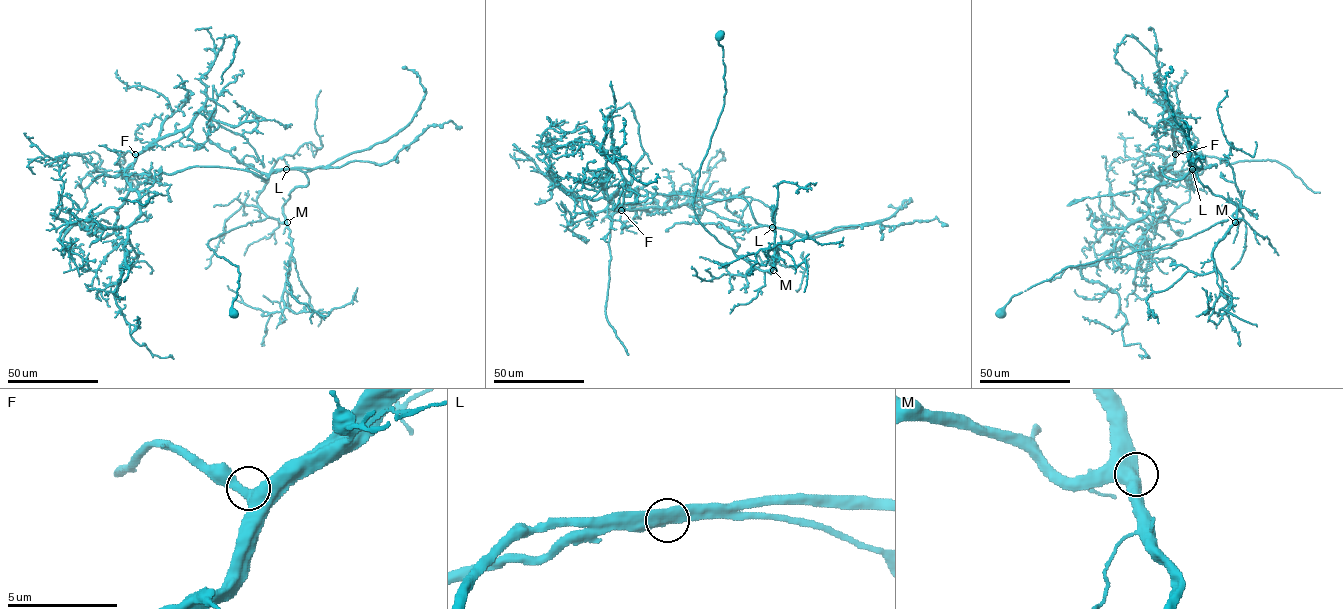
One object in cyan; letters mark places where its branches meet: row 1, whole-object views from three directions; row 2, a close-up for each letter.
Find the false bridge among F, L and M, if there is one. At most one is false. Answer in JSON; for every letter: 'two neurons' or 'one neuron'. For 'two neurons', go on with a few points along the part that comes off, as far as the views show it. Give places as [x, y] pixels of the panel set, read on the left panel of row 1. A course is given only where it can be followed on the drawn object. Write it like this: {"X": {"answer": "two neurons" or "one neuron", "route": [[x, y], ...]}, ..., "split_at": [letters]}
{"F": {"answer": "one neuron"}, "L": {"answer": "two neurons", "route": [[286, 169], [303, 171], [308, 184], [289, 194], [283, 221], [249, 222], [206, 244], [238, 267], [236, 317]]}, "M": {"answer": "one neuron"}, "split_at": ["L"]}

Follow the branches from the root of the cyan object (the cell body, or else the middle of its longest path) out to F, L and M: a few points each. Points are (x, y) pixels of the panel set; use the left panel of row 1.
F: (233, 313), (238, 267), (208, 242), (282, 222), (306, 174), (193, 166), (156, 179), (124, 173), (135, 154)
L: (233, 313), (238, 267), (206, 244), (248, 222), (282, 222), (289, 194), (308, 183), (303, 172), (286, 169)
M: (233, 313), (232, 302), (239, 287), (238, 267), (218, 256), (206, 244), (267, 217), (287, 222)

